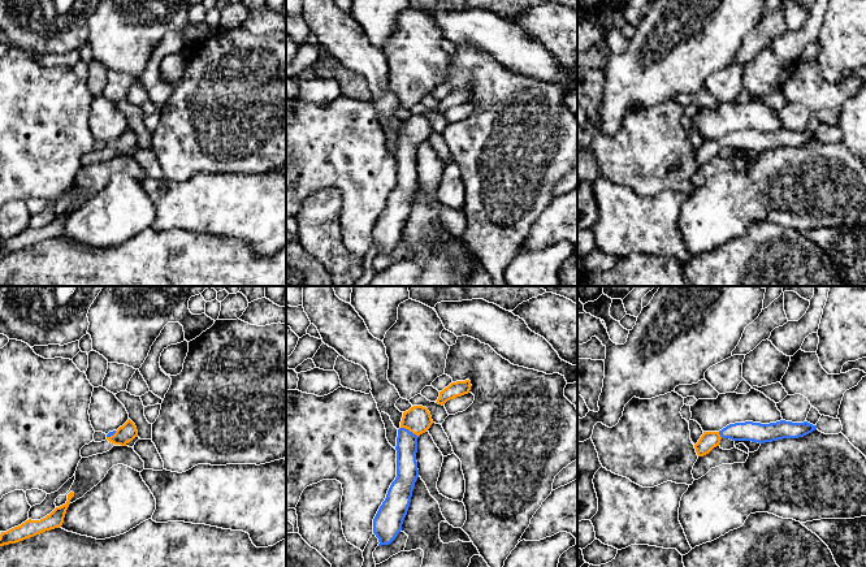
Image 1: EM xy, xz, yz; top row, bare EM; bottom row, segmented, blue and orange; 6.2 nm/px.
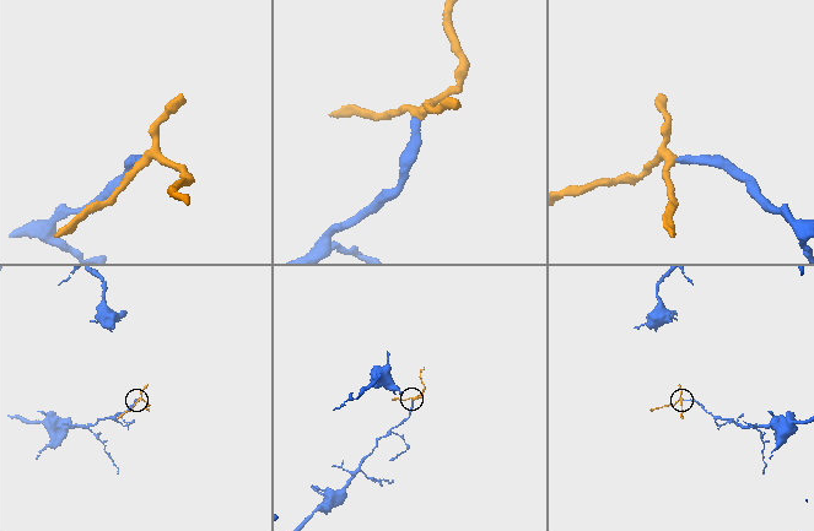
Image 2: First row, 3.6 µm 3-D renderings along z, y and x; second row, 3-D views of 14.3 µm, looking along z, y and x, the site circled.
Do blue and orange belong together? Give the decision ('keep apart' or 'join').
join

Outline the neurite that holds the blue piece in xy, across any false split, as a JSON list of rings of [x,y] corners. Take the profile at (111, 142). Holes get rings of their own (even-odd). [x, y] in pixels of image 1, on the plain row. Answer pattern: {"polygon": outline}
{"polygon": [[[129,127],[117,139],[109,140],[107,148],[114,153],[126,155],[130,150],[138,146],[138,139],[135,133]]]}

